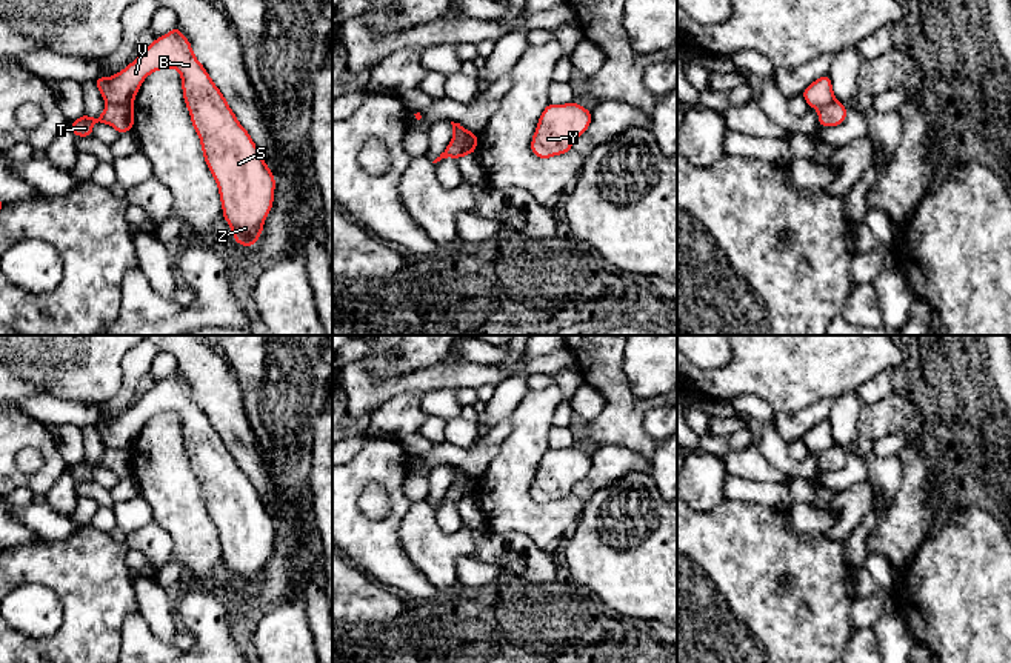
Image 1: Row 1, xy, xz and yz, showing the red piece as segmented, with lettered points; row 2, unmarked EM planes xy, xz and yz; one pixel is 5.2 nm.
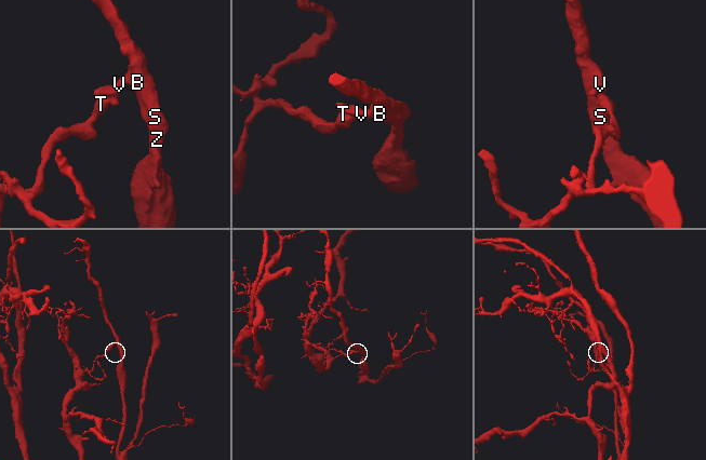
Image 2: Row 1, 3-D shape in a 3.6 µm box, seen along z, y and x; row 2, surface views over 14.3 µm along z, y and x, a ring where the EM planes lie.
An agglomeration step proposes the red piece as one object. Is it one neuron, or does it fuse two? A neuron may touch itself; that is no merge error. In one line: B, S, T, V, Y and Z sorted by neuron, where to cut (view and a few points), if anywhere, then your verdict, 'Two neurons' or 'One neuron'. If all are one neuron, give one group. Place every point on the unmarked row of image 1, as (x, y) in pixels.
Groups: B S V Y Z / T. Split along xy (106, 446), (131, 451). Two neurons

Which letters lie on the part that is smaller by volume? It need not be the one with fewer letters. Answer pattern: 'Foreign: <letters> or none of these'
Foreign: B, S, V, Y, Z

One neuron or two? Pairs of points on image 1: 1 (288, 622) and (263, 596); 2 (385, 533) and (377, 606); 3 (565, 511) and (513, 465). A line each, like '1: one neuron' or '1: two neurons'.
1: two neurons
2: two neurons
3: one neuron

